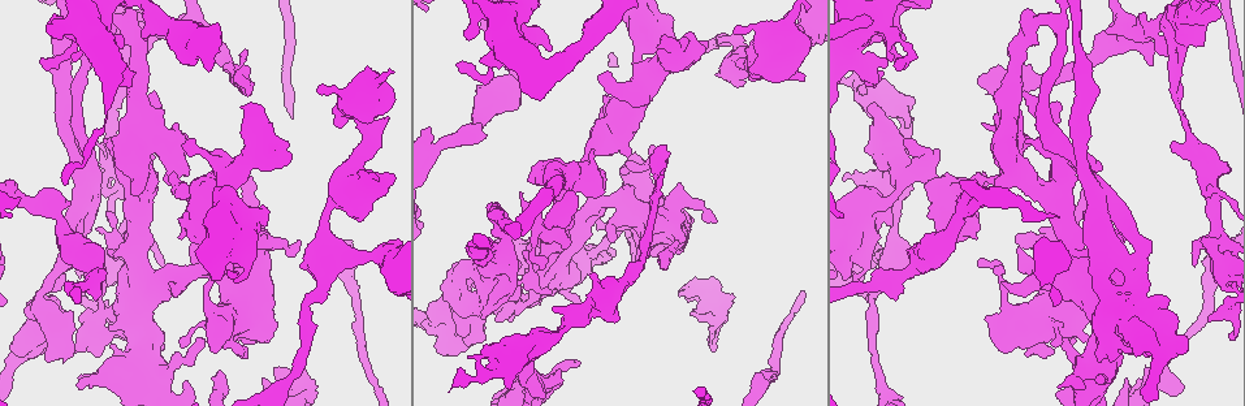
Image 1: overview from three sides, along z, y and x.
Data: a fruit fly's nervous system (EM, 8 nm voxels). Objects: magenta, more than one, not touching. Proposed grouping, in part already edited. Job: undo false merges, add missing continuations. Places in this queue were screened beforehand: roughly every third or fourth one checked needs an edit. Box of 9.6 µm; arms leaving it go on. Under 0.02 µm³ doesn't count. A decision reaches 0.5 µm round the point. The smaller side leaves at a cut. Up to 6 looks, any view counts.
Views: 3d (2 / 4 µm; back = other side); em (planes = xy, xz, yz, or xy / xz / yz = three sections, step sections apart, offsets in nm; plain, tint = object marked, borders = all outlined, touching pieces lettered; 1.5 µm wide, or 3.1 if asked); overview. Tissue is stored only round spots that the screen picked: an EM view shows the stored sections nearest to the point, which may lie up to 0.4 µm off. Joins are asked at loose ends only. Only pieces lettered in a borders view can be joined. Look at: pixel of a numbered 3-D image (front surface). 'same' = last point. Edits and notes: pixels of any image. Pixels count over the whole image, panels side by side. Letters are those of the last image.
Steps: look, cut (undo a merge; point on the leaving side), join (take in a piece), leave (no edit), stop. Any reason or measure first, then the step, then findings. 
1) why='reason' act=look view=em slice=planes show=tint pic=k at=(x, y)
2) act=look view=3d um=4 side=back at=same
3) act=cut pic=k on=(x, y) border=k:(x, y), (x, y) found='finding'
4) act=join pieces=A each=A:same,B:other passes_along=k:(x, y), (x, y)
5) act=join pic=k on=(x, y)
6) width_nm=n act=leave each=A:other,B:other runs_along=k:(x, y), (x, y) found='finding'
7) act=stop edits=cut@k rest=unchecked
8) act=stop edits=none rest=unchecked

why='sudden change in width' act=look view=em slice=yz step=8 show=tint pic=1 at=(112, 113)

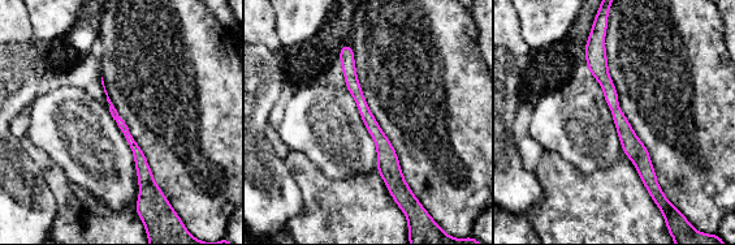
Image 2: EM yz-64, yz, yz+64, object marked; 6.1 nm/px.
why='another direction' act=look view=em slice=planes show=borders at=same

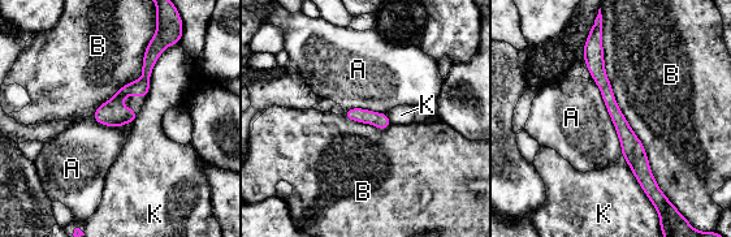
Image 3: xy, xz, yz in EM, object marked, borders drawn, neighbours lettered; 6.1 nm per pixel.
act=leave each=A:other,B:other,K:other border=3:(591, 76), (615, 129), (622, 154) found='one cell here'

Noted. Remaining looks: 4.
why='free end' act=look view=em slice=planes show=borders pic=1 at=(387, 121)

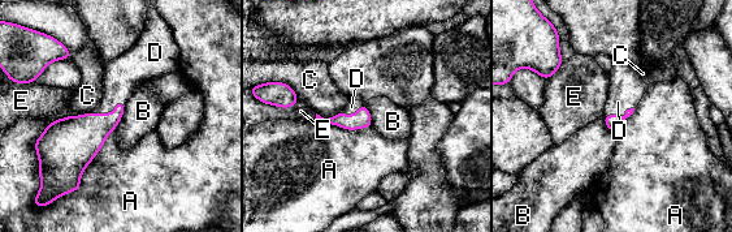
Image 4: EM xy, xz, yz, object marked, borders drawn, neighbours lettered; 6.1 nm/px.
act=join pieces=D each=A:other,B:other,C:other,D:same,E:other passes_along=4:(81, 138), (113, 115), (122, 76) found='it goes on there'

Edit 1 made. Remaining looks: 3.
act=look view=3d um=4 side=back pic=1 at=(290, 155)

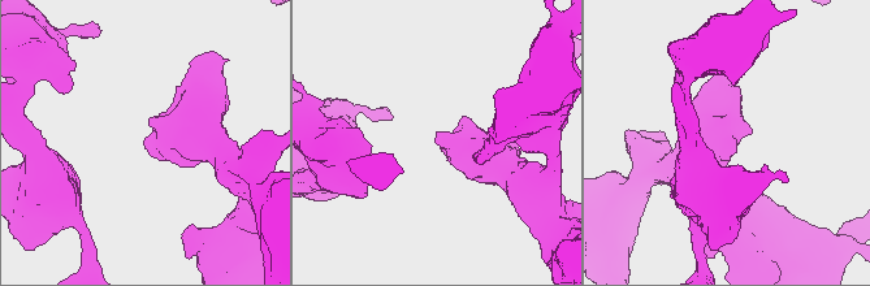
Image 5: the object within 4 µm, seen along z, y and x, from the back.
why='need the tissue' act=look view=em slice=planes show=borders pic=5 at=(148, 139)

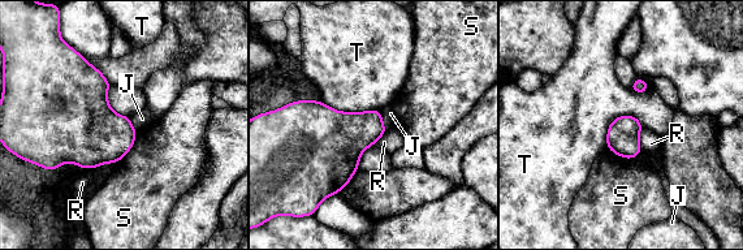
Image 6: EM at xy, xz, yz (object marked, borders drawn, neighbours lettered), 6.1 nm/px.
act=leave each=J:other,R:other,S:other,T:other found='none of them fits'

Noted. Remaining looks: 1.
act=stop edits=join@4 rest=unchecked

